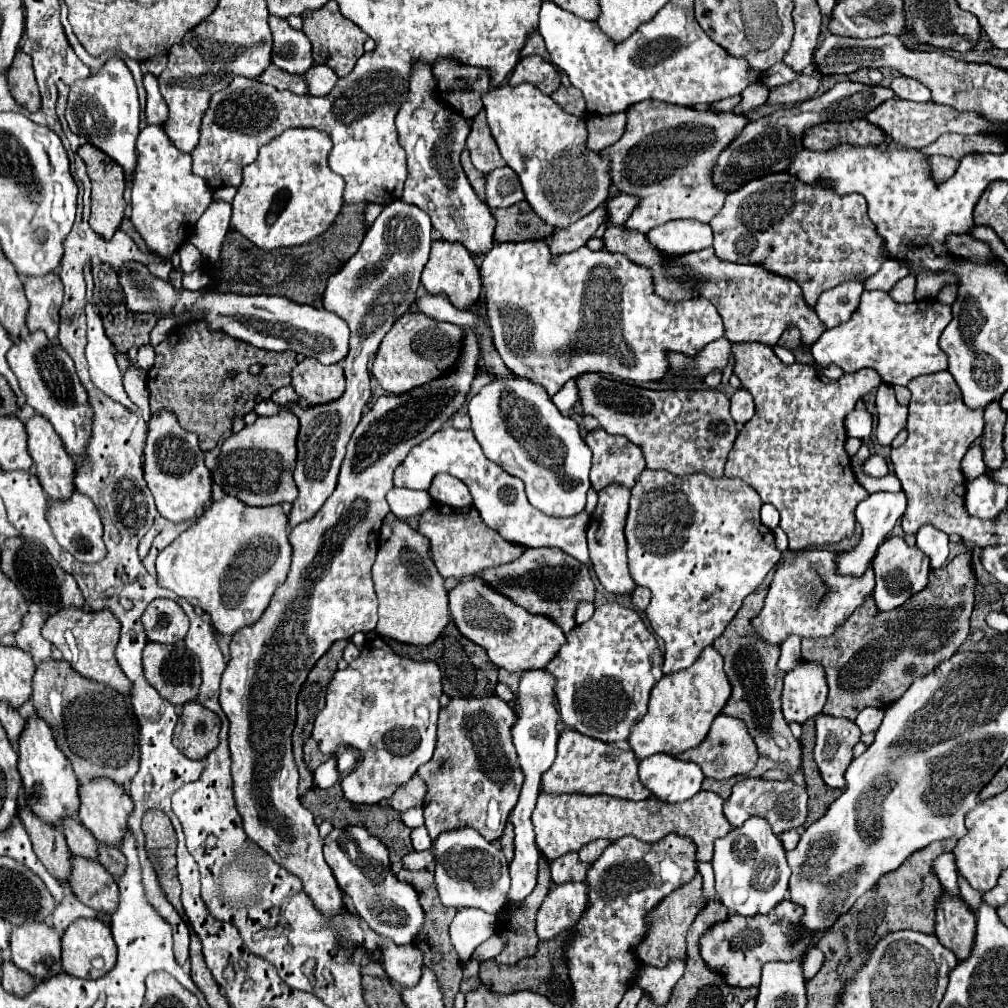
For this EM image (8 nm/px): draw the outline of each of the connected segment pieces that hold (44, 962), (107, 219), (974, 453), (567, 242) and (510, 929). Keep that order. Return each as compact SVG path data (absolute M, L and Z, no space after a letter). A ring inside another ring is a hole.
M47 924L15 926L9 944L15 966L33 978L49 980L63 972L61 938Z
M85 142L83 146L79 146L77 154L83 158L83 162L87 164L87 176L91 178L93 190L91 190L91 218L89 224L91 228L103 236L103 238L111 238L111 234L119 228L121 220L123 220L123 210L125 210L125 200L123 200L123 190L125 190L125 172L119 164L115 164L115 160L111 160L103 150L95 148L93 144Z
M979 444L971 446L963 458L963 472L969 480L973 480L973 476L977 478L979 472L983 474L987 468L985 468L985 462L983 462L983 448Z
M601 204L589 216L577 220L575 224L555 230L555 234L551 238L551 254L561 256L561 254L567 254L567 252L573 252L573 250L585 246L585 242L595 234L595 230L603 222L605 222L605 204Z
M545 856L539 860L539 876L537 876L537 888L527 896L523 906L517 906L509 914L507 920L499 920L497 924L497 934L505 938L505 948L503 952L495 958L499 964L517 964L519 960L531 956L537 952L539 938L535 932L535 916L551 888L551 872L549 872L549 862Z

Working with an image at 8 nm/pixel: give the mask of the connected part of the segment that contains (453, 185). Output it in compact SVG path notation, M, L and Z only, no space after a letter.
M421 60L413 62L411 88L407 102L397 114L397 130L399 144L407 152L409 168L401 200L425 210L431 216L433 228L441 234L443 240L457 240L471 254L489 252L493 246L495 218L489 206L475 196L459 162L459 154L465 148L471 122L437 96L437 84L431 64L425 64Z

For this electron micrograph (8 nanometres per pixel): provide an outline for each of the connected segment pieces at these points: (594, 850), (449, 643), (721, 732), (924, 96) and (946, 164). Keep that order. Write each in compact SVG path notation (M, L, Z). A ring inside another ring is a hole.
M593 840L591 844L587 844L587 846L583 846L583 848L579 850L579 860L581 860L581 862L587 862L587 864L593 864L593 862L603 854L603 850L605 850L609 844L611 844L609 840Z
M453 622L443 628L439 634L439 640L435 644L427 646L429 658L439 664L443 674L443 692L449 698L475 698L475 696L491 696L497 684L497 666L493 666L485 654L485 650L477 644L473 644L469 638L465 638Z
M719 714L713 720L711 730L709 730L707 738L701 742L701 746L691 748L691 750L679 754L677 758L695 762L703 770L703 774L707 778L713 778L713 780L729 780L733 776L745 776L745 774L749 774L755 768L755 764L759 760L759 754L757 754L757 746L751 740L745 724L739 718L729 718L725 714Z
M895 76L891 80L891 90L895 92L897 98L903 98L903 100L913 100L913 102L929 102L931 100L929 88L925 88L921 82L907 78L907 76Z
M929 156L927 160L929 160L929 170L931 170L931 176L933 176L935 184L941 184L941 182L949 180L959 166L957 160L947 158L947 156Z

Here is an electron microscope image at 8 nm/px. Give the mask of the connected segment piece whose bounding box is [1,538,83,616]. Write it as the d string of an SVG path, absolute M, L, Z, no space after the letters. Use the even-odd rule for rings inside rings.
M9 538L3 544L1 552L1 570L3 574L23 592L25 600L31 604L43 604L47 608L47 614L55 614L63 608L83 608L83 596L75 582L75 578L59 568L55 558L43 548L43 544L37 544L33 540L25 538Z

